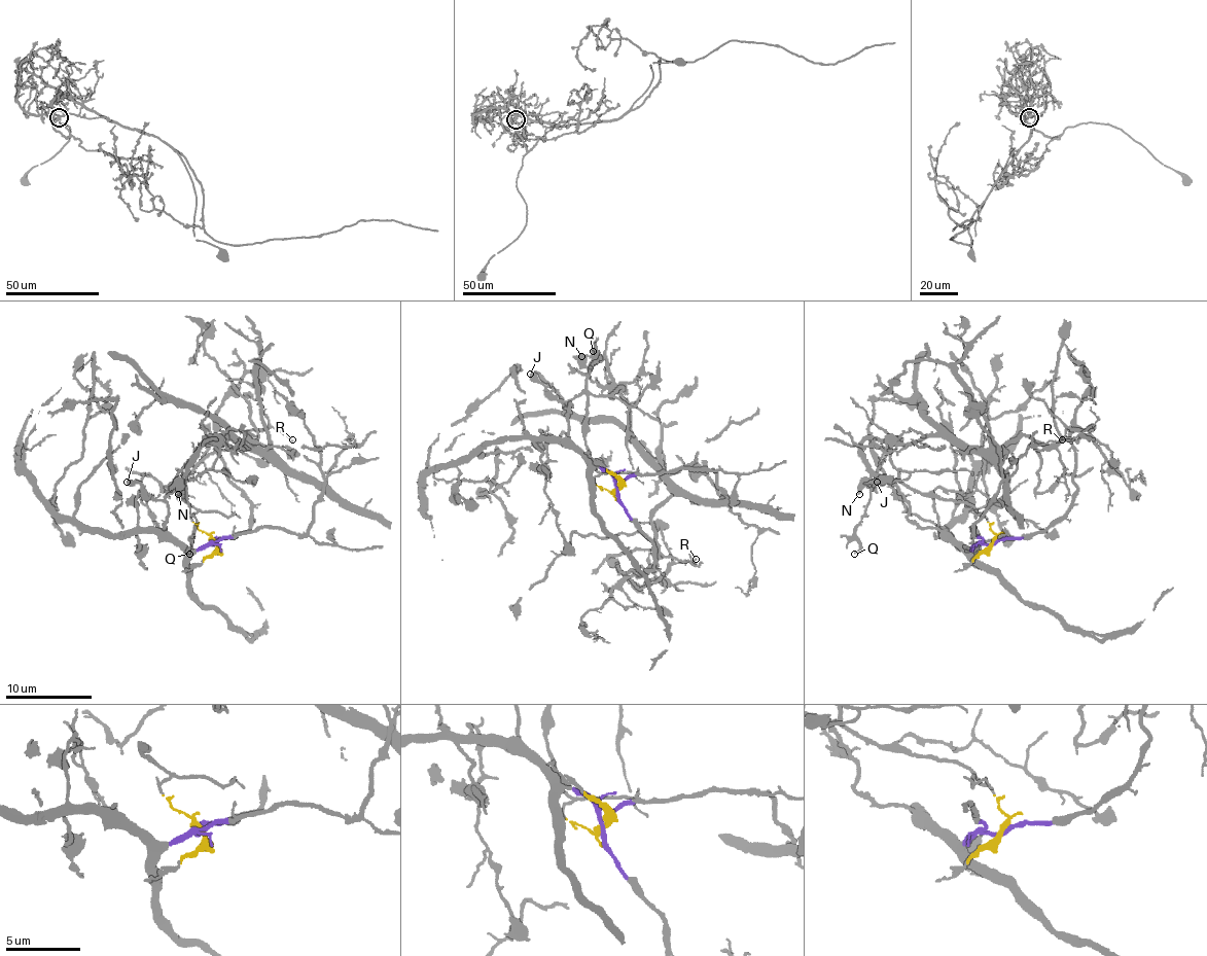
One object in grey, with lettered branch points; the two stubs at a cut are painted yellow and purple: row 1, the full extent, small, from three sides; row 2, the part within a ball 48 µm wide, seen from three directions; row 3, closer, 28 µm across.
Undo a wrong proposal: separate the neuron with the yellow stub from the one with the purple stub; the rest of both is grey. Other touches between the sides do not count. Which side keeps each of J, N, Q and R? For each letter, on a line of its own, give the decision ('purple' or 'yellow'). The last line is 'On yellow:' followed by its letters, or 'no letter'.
J: purple
N: yellow
Q: yellow
R: purple
On yellow: N, Q

